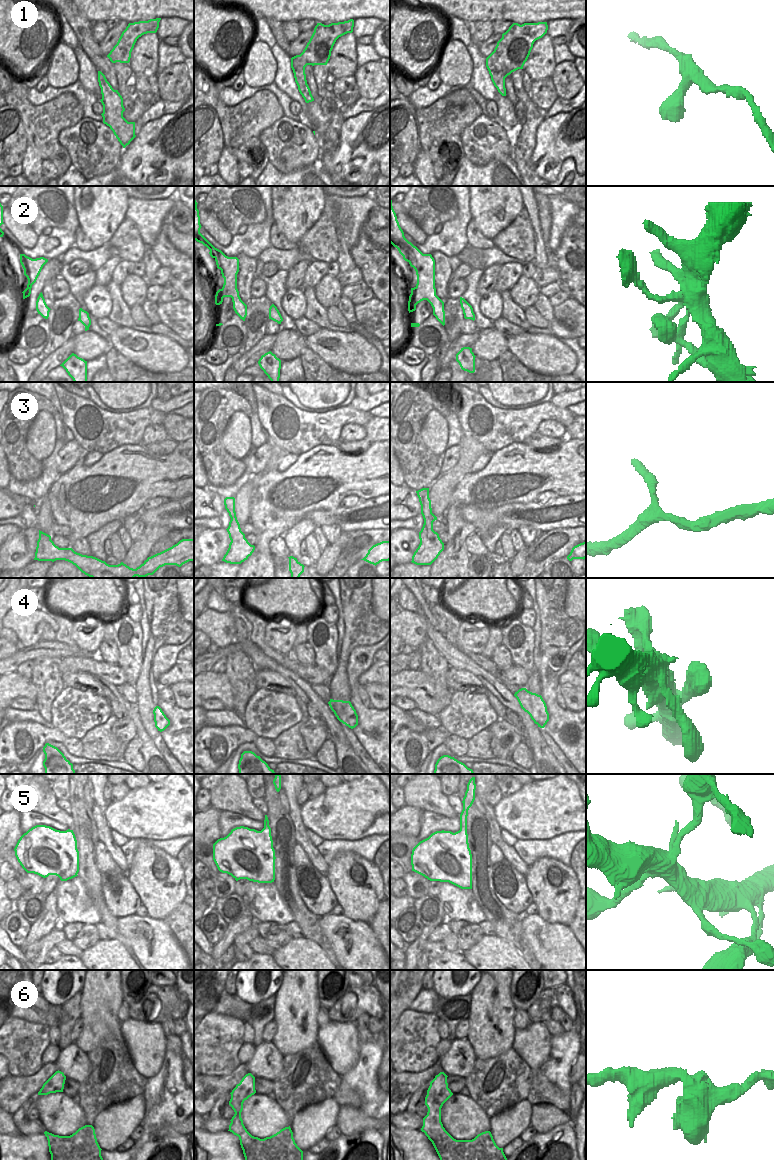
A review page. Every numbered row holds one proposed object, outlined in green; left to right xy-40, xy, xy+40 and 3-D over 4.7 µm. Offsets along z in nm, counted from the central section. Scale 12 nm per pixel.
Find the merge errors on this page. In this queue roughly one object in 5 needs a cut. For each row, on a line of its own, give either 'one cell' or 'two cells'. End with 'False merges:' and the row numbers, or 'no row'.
1: one cell
2: one cell
3: one cell
4: one cell
5: one cell
6: one cell
False merges: no row

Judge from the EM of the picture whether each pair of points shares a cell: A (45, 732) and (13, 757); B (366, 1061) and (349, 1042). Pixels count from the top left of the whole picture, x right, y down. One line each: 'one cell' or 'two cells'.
A: one cell
B: two cells

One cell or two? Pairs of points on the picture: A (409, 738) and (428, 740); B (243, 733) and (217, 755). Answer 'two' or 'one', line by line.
A: one
B: one

